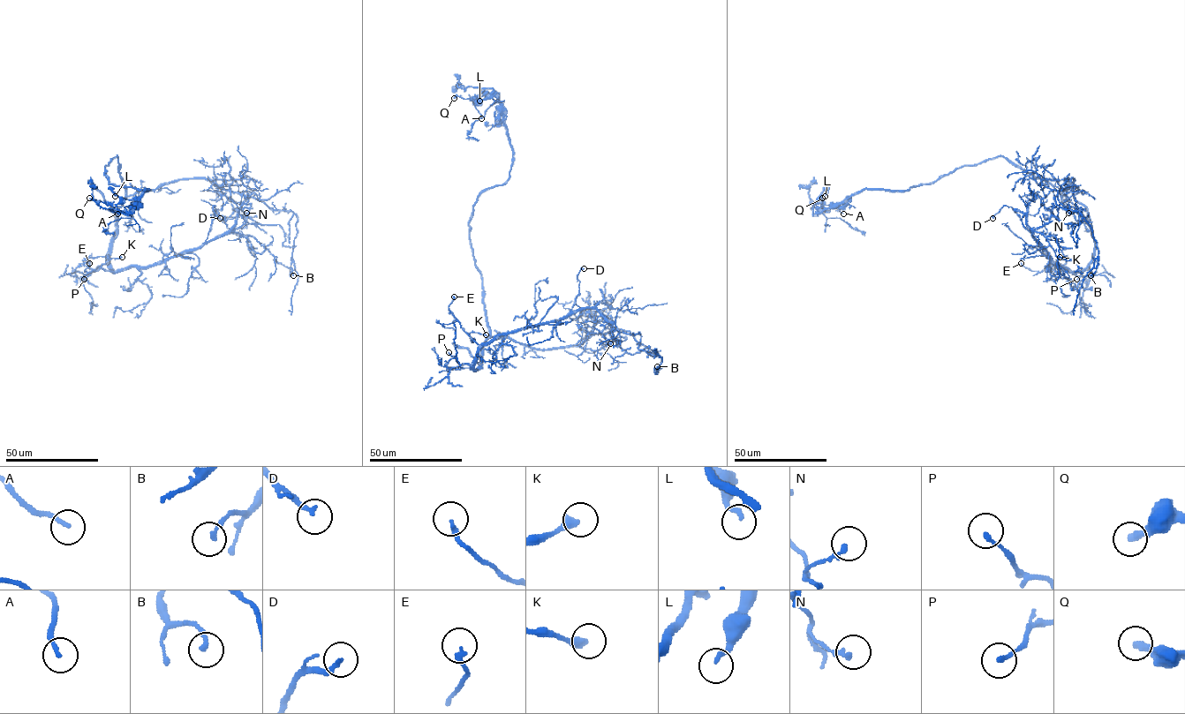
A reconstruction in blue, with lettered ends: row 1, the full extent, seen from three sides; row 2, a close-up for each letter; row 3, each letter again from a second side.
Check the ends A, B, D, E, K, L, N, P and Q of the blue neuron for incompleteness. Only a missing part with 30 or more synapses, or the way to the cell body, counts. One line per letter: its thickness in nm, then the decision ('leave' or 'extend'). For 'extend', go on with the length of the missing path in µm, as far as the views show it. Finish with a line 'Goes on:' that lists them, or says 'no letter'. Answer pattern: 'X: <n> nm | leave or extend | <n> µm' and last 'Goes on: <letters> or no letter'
A: 150 nm | leave
B: 200 nm | leave
D: 220 nm | leave
E: 200 nm | leave
K: 360 nm | leave
L: 200 nm | leave
N: 190 nm | leave
P: 180 nm | leave
Q: 340 nm | leave
Goes on: no letter

